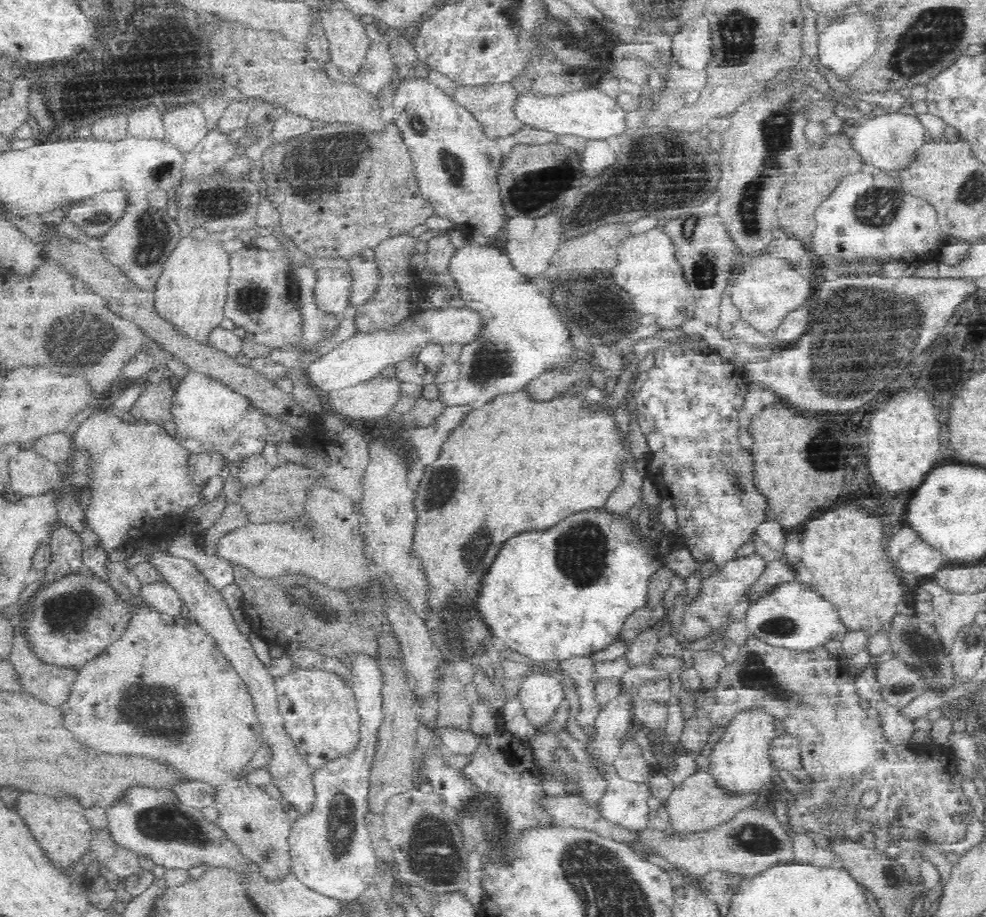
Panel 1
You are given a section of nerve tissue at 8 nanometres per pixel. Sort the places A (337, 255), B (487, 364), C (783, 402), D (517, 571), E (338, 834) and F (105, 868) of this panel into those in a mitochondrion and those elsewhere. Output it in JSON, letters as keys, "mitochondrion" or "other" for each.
{"A":"other","B":"mitochondrion","C":"other","D":"other","E":"mitochondrion","F":"other"}

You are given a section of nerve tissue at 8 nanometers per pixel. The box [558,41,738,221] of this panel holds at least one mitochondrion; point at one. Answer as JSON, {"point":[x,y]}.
{"point":[674,190]}

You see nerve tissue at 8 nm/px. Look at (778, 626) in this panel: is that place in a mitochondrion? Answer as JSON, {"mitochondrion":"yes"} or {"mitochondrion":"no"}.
{"mitochondrion":"yes"}

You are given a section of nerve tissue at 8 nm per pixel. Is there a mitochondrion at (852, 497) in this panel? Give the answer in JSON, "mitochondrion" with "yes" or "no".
{"mitochondrion":"no"}

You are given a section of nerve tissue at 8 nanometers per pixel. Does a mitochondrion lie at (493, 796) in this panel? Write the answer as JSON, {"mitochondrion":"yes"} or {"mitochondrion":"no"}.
{"mitochondrion":"yes"}

